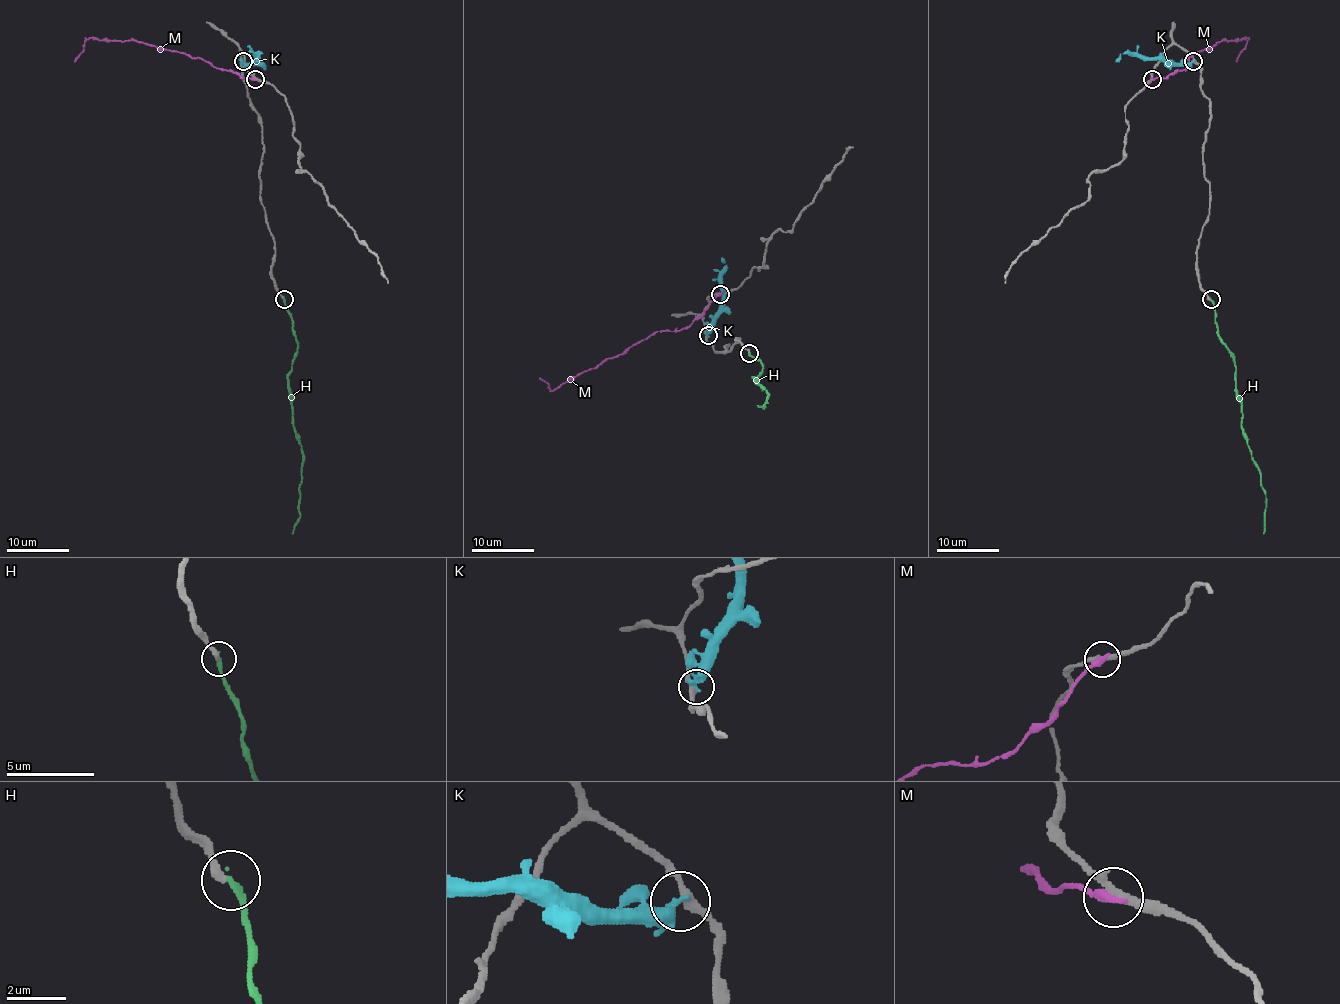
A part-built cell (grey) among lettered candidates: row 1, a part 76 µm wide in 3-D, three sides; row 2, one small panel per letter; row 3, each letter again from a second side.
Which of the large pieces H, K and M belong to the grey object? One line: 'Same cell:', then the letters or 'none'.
Same cell: H

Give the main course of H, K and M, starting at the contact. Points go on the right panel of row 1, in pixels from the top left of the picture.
H: (1210, 300), (1217, 334), (1235, 367), (1235, 392), (1242, 404), (1243, 437), (1265, 493), (1264, 534)
K: (1193, 61), (1171, 62), (1123, 53), (1115, 61)
M: (1151, 80), (1167, 78), (1184, 69), (1189, 66), (1190, 56), (1217, 42), (1248, 39), (1235, 61)

